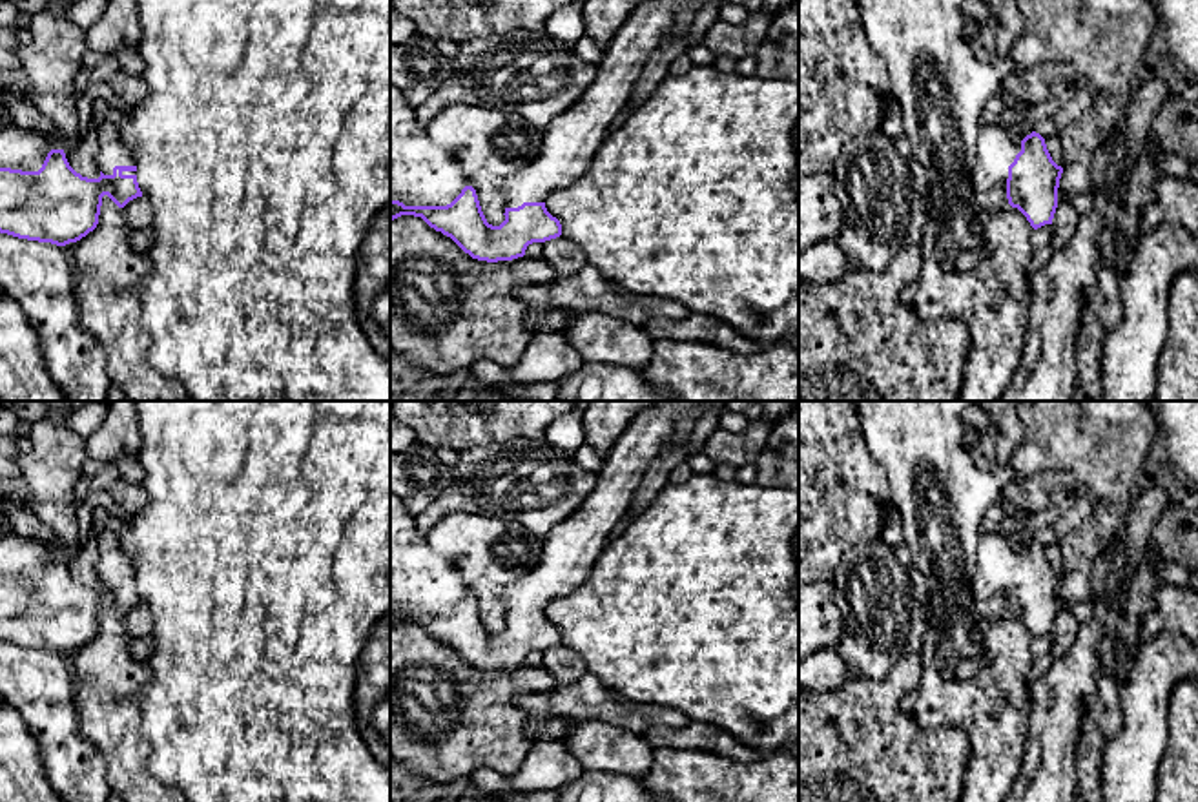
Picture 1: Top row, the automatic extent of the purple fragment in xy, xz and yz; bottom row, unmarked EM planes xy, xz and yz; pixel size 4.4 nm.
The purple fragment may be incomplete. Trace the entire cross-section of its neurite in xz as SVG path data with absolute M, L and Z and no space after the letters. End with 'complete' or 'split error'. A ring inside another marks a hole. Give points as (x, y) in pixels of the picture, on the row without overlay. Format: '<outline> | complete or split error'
M656 401L642 410L614 441L596 470L596 485L585 501L563 521L558 521L543 538L543 552L534 569L505 589L505 629L500 634L487 631L476 598L465 594L447 614L405 614L390 609L390 629L401 623L421 625L430 636L450 645L472 667L498 671L525 663L532 651L545 651L562 643L562 632L545 616L549 602L567 596L582 585L609 541L614 525L625 516L633 503L645 468L656 458L666 439L682 425L689 414L697 414L698 401Z | split error

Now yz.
M1010 532L981 536L970 585L979 612L992 618L1010 612L1034 638L1052 632L1061 581L1039 541L1021 549Z | split error

